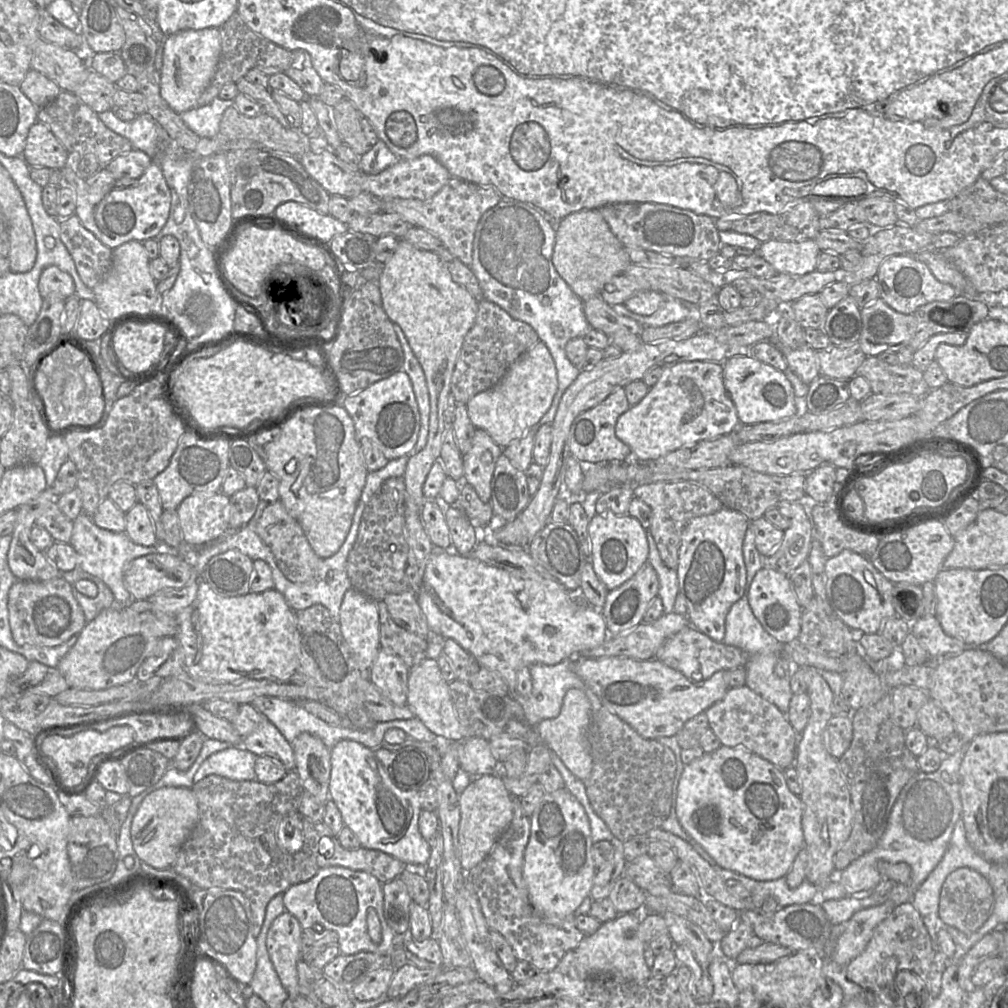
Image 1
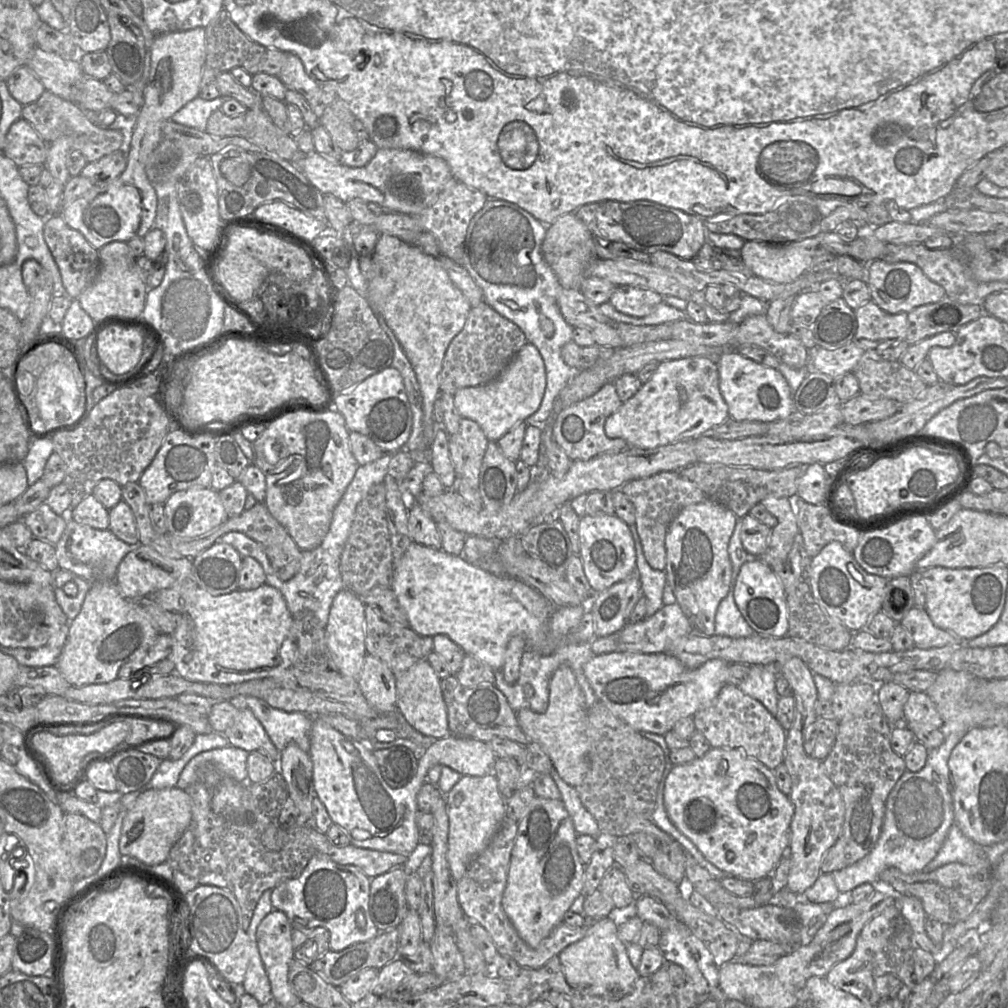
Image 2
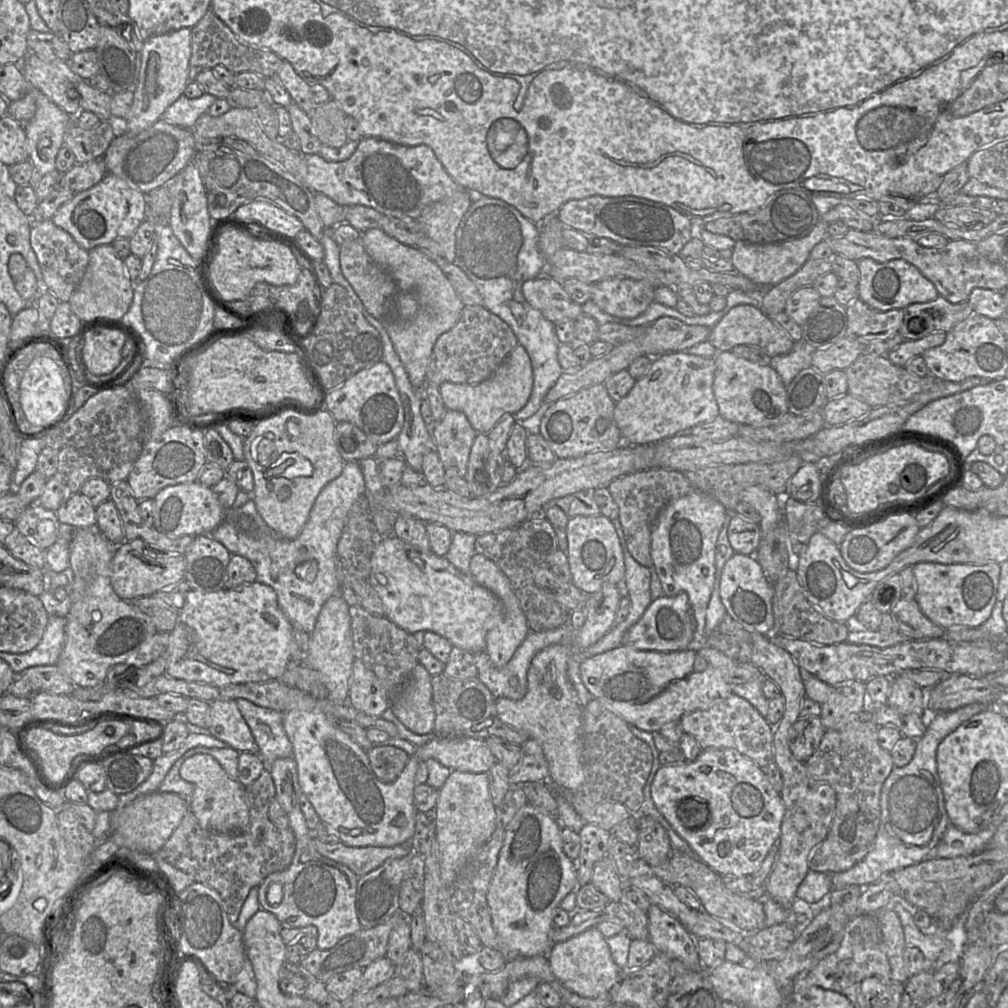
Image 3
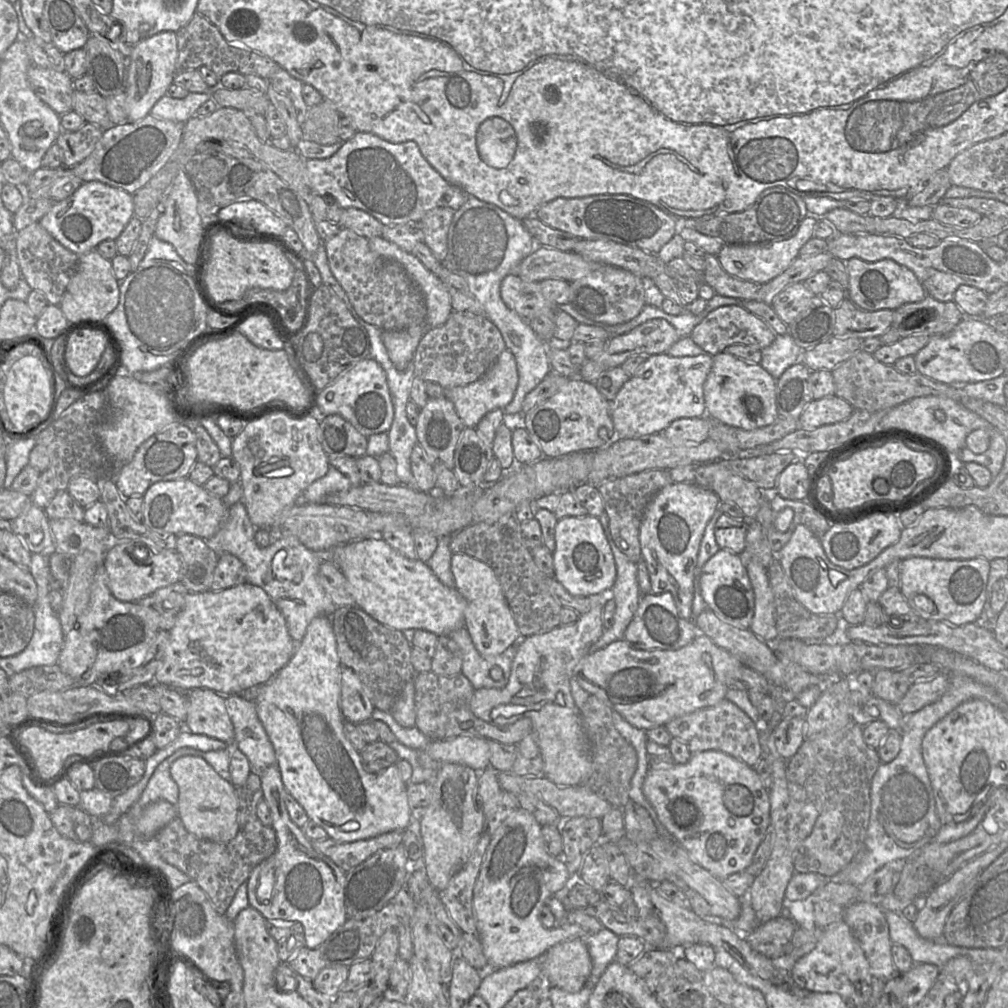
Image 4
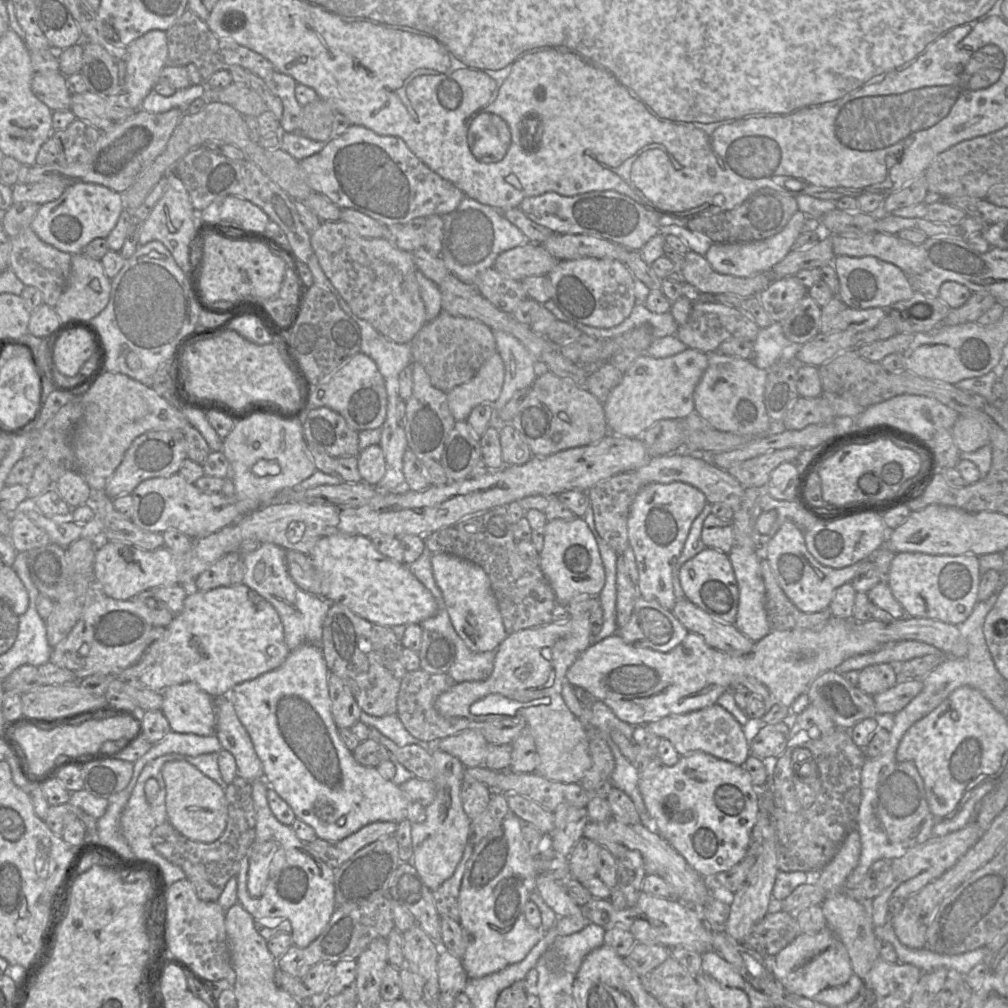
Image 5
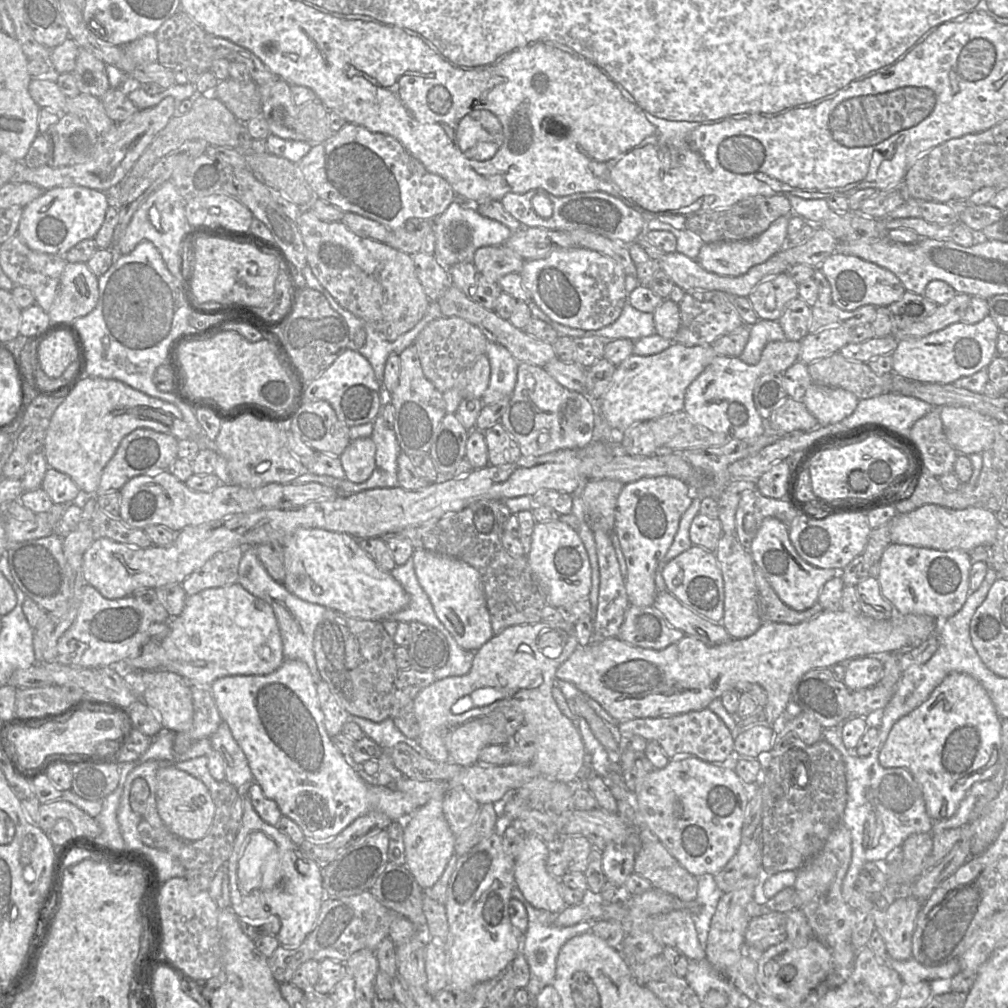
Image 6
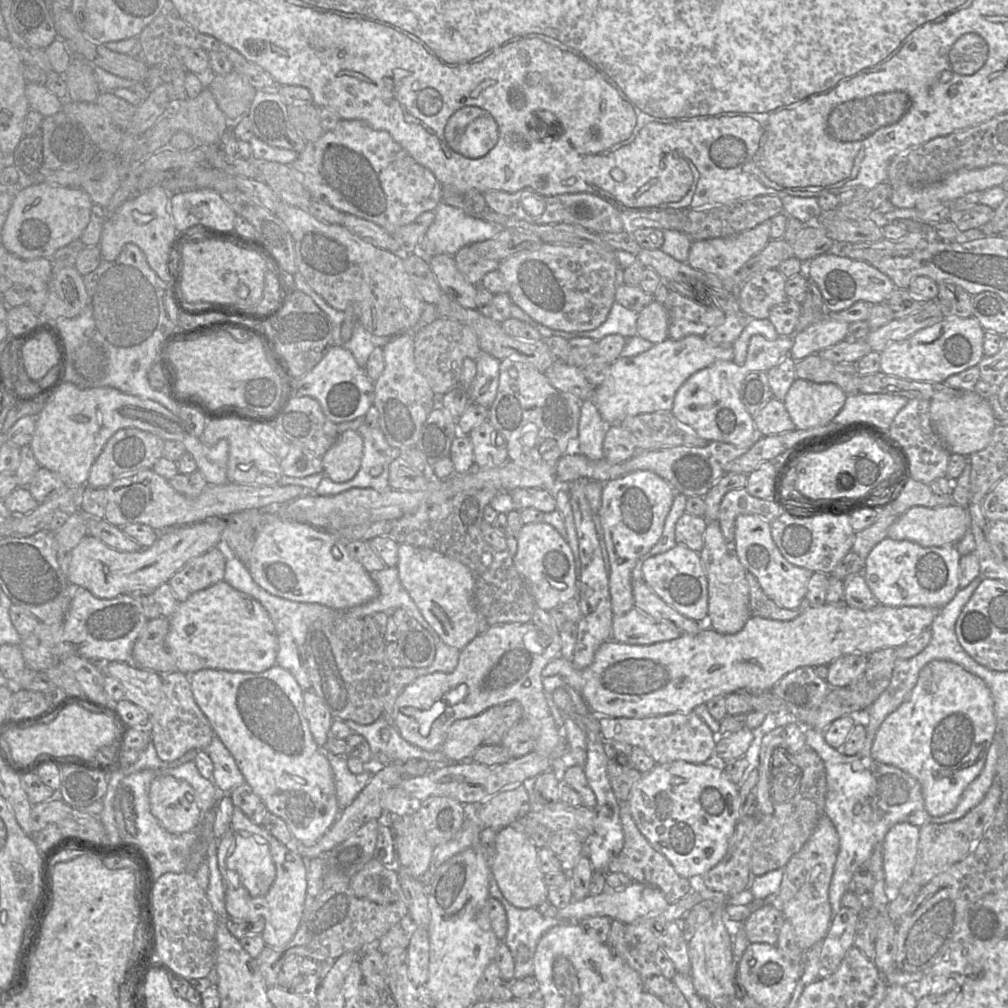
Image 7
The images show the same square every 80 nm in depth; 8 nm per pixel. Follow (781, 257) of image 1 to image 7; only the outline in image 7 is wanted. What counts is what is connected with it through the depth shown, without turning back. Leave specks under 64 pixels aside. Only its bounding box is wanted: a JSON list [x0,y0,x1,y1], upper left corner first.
[687,222,771,279]

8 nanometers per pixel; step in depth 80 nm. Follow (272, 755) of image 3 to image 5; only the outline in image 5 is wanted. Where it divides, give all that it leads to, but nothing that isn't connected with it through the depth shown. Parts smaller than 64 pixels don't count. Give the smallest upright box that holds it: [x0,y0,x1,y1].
[215,697,263,782]

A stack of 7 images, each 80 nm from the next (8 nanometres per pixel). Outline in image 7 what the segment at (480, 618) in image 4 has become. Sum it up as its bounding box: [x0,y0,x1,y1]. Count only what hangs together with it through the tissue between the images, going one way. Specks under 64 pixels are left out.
[395,543,481,650]

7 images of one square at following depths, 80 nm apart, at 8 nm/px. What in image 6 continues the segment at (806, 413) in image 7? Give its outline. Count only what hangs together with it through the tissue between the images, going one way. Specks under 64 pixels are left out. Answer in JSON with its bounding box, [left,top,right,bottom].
[801,384,859,426]

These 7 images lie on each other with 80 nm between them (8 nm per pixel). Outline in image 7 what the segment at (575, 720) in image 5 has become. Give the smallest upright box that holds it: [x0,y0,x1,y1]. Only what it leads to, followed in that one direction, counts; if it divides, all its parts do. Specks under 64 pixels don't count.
[383,623,567,761]

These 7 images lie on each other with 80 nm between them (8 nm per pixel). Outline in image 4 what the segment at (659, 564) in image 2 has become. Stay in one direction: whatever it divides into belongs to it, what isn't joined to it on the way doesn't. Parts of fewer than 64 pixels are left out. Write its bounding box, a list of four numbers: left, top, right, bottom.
[599,469,673,562]

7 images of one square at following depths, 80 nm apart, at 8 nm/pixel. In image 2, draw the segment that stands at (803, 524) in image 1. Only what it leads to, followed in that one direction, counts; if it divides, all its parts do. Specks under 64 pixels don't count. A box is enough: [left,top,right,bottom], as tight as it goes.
[760,496,799,567]

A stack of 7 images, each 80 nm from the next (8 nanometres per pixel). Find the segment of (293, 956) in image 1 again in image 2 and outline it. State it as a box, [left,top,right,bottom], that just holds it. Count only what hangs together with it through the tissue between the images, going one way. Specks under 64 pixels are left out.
[256,909,301,1005]

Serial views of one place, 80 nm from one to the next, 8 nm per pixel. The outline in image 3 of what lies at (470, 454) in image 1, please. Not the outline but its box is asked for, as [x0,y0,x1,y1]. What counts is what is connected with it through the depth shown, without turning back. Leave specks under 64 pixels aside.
[430,409,478,476]

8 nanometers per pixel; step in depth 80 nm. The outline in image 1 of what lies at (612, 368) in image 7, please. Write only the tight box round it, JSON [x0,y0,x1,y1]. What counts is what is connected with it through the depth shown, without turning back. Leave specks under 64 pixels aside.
[615,361,739,461]

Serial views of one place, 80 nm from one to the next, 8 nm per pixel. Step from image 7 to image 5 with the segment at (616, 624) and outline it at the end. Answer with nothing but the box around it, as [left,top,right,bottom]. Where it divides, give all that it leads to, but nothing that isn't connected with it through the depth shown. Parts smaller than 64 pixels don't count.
[618,598,690,652]

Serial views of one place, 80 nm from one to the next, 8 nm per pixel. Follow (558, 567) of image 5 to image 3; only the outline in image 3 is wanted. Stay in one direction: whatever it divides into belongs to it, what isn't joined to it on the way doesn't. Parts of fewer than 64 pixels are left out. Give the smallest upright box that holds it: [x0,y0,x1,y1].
[565,516,625,594]

